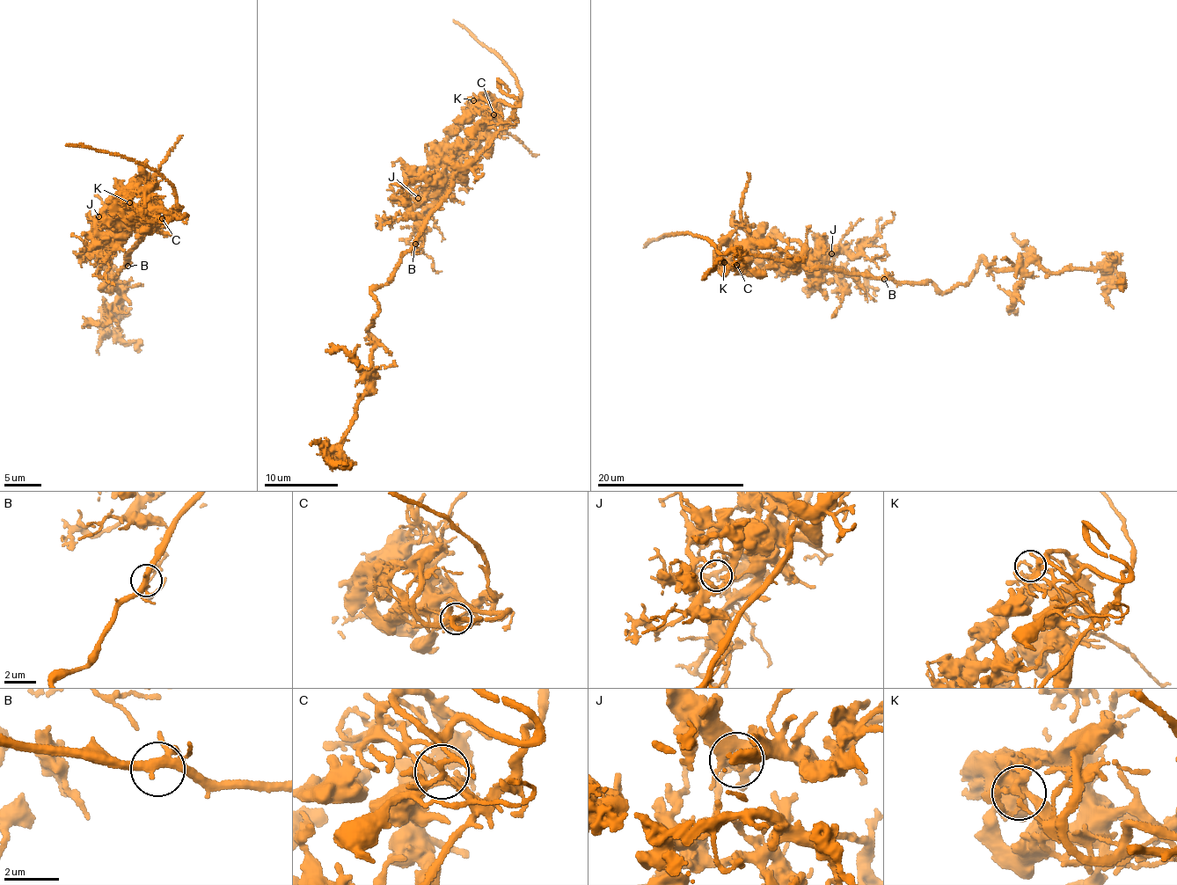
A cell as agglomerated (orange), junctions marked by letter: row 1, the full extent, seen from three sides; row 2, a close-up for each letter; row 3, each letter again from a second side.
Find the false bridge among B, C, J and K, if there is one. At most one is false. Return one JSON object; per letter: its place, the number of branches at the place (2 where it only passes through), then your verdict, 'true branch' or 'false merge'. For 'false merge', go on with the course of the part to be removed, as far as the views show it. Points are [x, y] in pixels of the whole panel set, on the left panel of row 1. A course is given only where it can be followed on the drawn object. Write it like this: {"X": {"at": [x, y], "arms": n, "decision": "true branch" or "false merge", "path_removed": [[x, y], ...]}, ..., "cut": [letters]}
{"B": {"at": [127, 266], "arms": 5, "decision": "true branch"}, "C": {"at": [162, 218], "arms": 5, "decision": "false merge", "path_removed": [[161, 219], [142, 215], [124, 202], [113, 207], [120, 217], [136, 228], [171, 235]]}, "J": {"at": [98, 216], "arms": 4, "decision": "true branch"}, "K": {"at": [129, 202], "arms": 5, "decision": "true branch"}, "cut": ["C"]}

